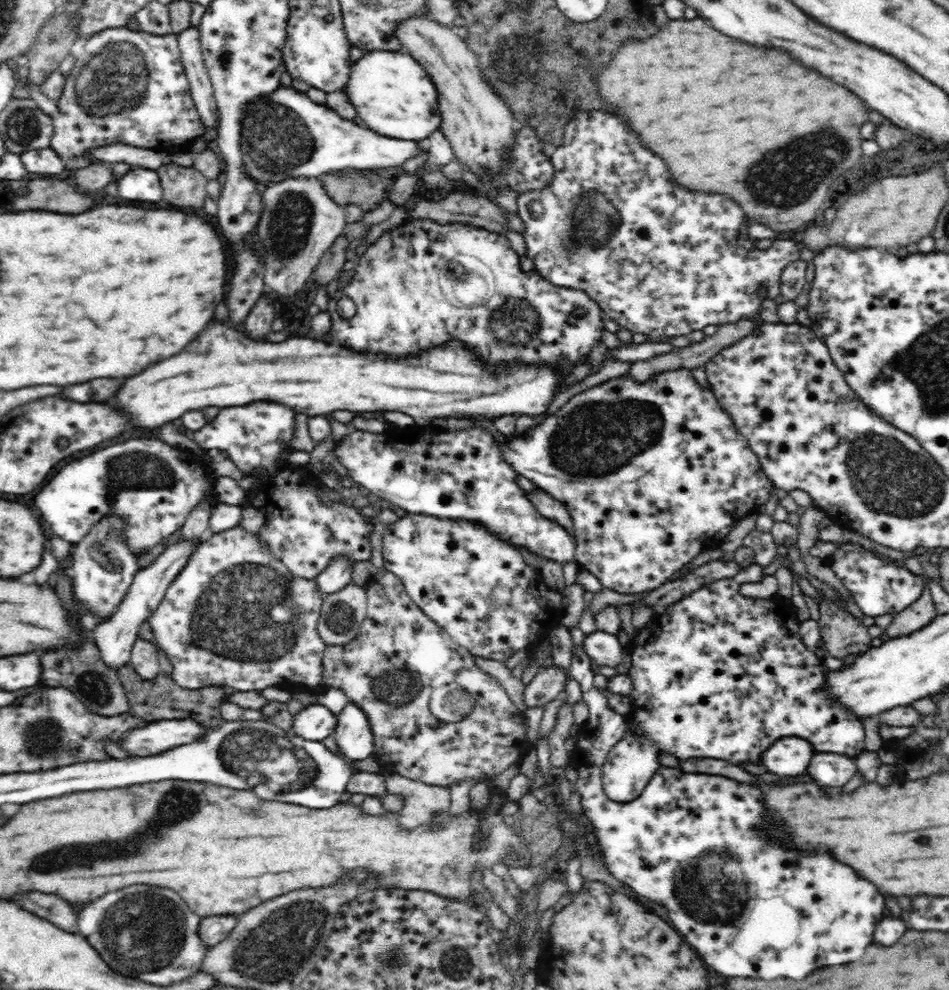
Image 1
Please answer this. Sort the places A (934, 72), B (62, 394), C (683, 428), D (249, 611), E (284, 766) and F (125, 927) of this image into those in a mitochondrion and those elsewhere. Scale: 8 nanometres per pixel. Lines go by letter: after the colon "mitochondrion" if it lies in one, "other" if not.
A: other
B: other
C: other
D: mitochondrion
E: mitochondrion
F: mitochondrion

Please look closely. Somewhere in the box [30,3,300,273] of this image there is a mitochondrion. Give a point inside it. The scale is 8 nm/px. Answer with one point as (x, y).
(113, 79)

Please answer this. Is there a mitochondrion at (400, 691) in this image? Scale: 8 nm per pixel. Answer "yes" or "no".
yes

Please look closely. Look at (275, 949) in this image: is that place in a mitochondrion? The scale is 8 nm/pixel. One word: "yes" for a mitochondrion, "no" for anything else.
yes

